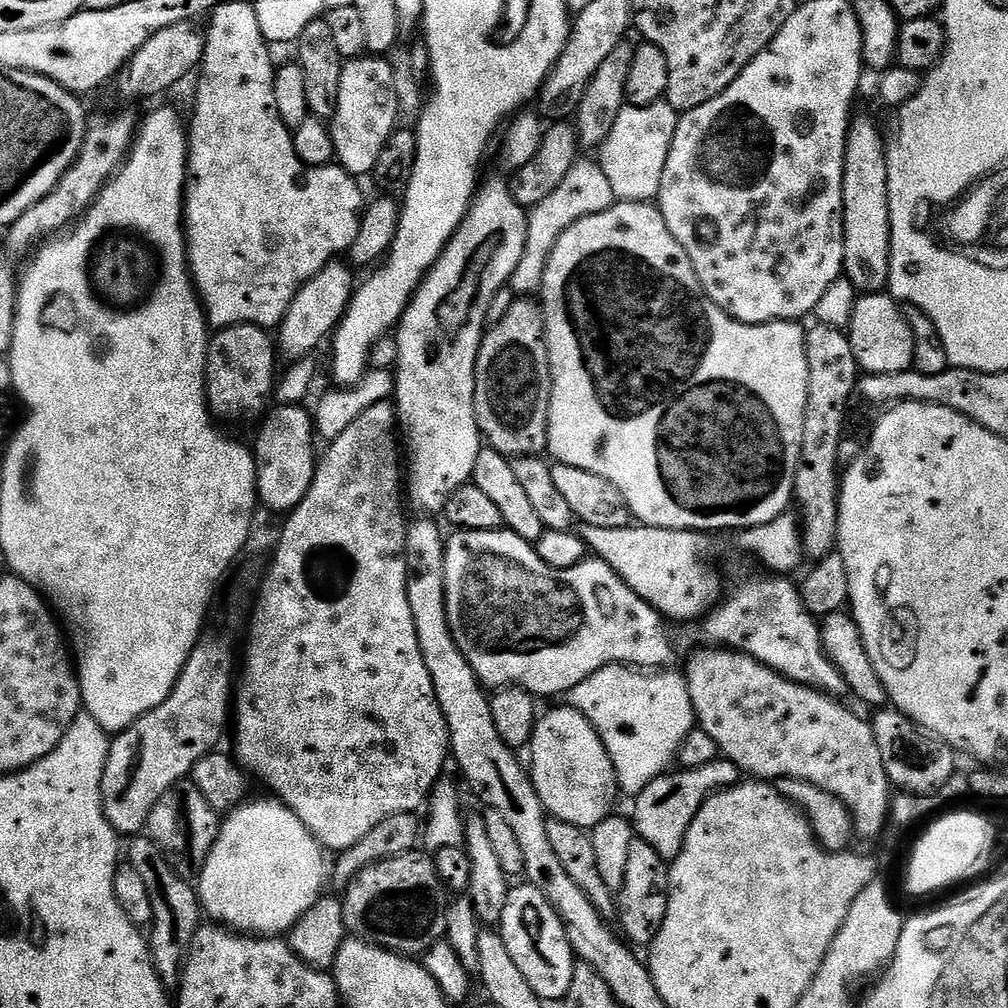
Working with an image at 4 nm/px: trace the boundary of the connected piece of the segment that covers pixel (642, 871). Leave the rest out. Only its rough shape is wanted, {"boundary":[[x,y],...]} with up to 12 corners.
{"boundary":[[633,838],[618,921],[629,945],[651,946],[668,909],[668,868]]}

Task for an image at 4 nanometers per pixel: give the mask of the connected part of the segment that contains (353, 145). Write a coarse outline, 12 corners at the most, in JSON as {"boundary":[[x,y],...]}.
{"boundary":[[387,59],[344,60],[335,163],[367,177],[396,131]]}

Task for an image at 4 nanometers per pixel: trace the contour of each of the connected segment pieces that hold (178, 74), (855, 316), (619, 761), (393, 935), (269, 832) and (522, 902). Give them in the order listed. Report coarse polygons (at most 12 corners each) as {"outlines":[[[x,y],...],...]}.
{"outlines":[[[195,23],[158,30],[114,85],[148,100],[195,73],[204,32]],[[891,295],[855,301],[846,327],[861,373],[898,374],[914,336]],[[611,664],[566,700],[621,793],[677,763],[697,727],[687,679]],[[413,850],[342,892],[355,939],[409,958],[447,937],[436,864]],[[275,798],[223,817],[198,877],[209,921],[287,934],[325,849]],[[520,883],[498,925],[545,1002],[563,1001],[577,958],[542,890]]]}

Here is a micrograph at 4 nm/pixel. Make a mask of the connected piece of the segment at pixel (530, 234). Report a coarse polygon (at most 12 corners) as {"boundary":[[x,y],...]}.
{"boundary":[[595,159],[528,212],[526,250],[510,287],[539,293],[558,238],[617,203]]}

